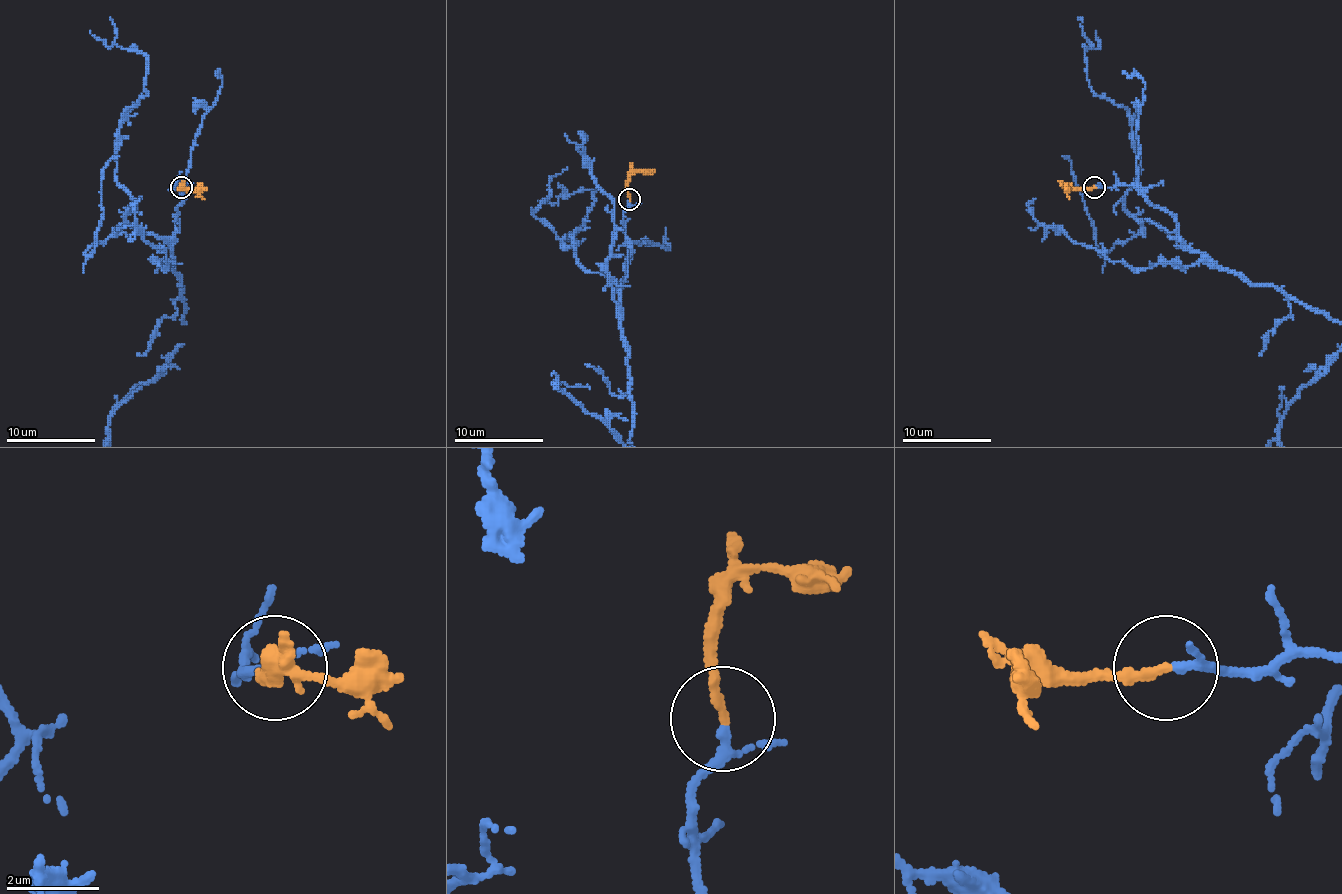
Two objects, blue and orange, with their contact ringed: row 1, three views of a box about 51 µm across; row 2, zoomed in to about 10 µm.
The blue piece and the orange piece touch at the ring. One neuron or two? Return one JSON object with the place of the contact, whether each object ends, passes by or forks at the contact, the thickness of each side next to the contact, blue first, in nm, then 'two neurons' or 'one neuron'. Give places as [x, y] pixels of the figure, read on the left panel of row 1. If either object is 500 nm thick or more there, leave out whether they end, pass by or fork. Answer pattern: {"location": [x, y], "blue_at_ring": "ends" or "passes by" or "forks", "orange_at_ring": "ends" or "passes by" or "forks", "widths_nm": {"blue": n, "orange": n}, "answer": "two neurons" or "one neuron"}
{"location": [181, 187], "blue_at_ring": "passes by", "orange_at_ring": "ends", "widths_nm": {"blue": 170, "orange": 200}, "answer": "one neuron"}

